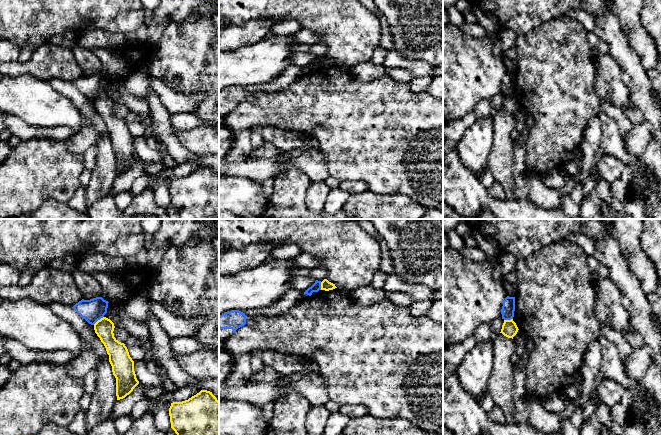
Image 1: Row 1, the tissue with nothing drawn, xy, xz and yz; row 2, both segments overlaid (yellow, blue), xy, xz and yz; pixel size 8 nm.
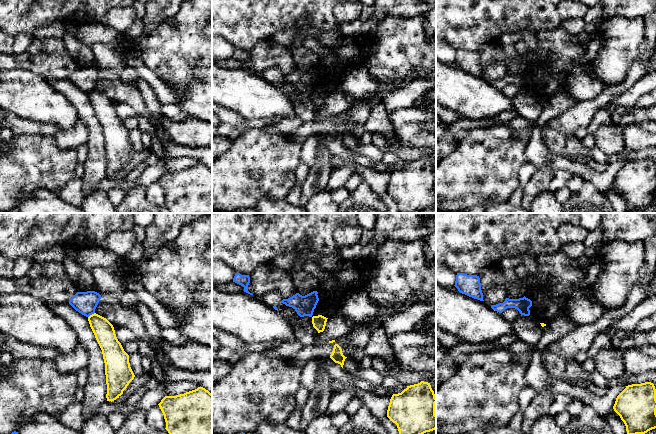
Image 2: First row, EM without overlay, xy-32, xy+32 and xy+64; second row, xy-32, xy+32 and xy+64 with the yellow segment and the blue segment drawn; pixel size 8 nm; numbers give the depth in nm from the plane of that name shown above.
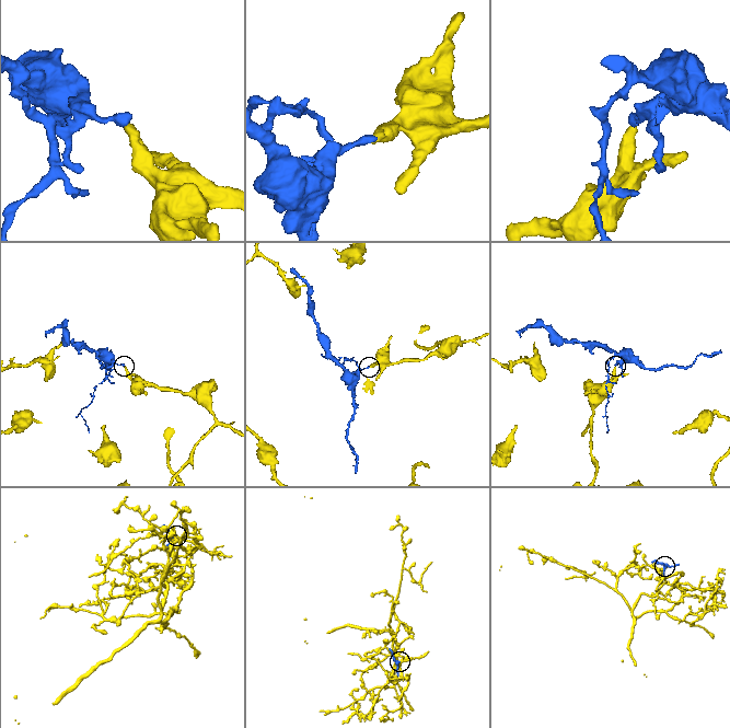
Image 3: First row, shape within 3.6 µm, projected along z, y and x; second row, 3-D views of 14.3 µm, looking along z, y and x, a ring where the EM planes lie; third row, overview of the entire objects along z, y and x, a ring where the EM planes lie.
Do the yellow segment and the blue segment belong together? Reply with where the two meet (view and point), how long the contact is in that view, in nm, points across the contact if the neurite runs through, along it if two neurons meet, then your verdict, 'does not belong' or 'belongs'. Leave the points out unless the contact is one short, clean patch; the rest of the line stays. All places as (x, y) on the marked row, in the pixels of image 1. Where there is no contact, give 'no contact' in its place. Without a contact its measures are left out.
contact xy (98, 320); length 110 nm; border xy (103, 316), (93, 324); does not belong

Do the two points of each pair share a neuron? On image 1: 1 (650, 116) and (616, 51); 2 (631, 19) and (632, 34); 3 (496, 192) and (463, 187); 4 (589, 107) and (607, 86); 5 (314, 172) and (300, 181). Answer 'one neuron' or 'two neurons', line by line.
1: one neuron
2: one neuron
3: two neurons
4: two neurons
5: two neurons

